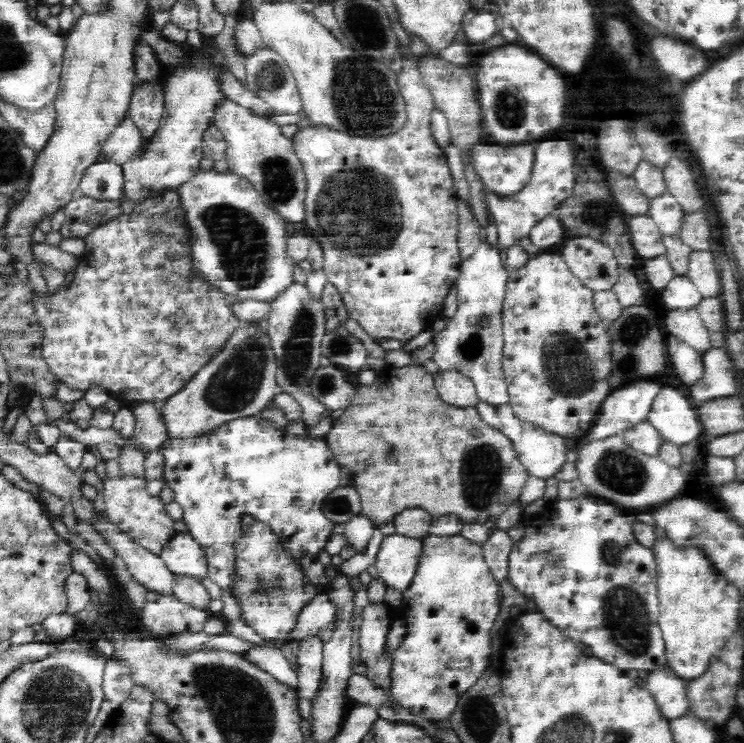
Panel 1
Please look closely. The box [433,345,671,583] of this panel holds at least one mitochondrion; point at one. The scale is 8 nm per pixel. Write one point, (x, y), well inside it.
(482, 464)

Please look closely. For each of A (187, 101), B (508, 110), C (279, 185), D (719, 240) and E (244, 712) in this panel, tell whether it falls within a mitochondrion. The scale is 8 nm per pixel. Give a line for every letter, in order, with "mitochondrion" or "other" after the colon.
A: other
B: mitochondrion
C: mitochondrion
D: other
E: mitochondrion

